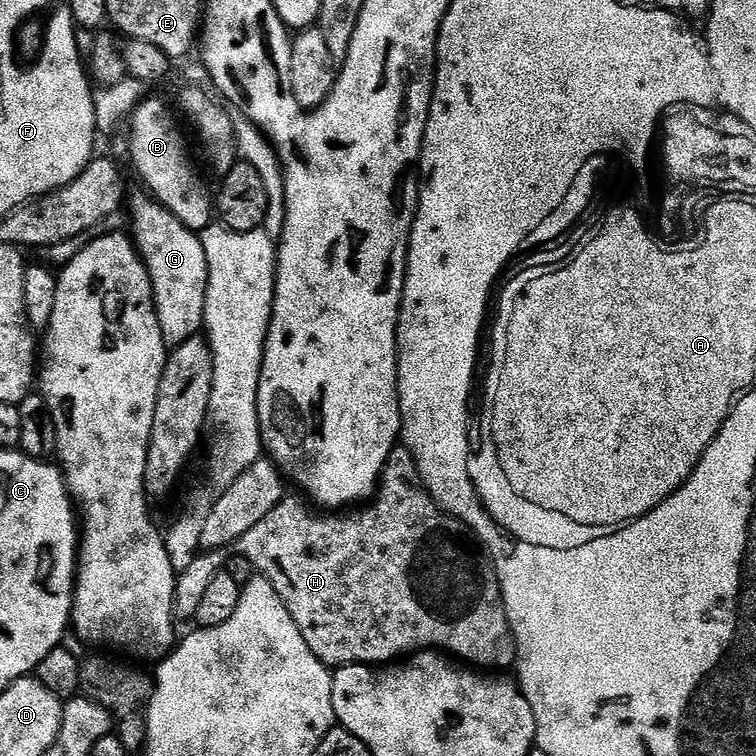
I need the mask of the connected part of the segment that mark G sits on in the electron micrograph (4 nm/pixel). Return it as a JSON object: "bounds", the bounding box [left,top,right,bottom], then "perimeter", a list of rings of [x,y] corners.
{"bounds":[130,195,208,346],"perimeter":[[[143,195],[130,200],[130,235],[150,274],[152,297],[164,343],[175,346],[197,335],[204,326],[208,278],[206,252],[197,233],[178,222],[178,218],[174,218],[174,214],[153,200],[151,195]]]}

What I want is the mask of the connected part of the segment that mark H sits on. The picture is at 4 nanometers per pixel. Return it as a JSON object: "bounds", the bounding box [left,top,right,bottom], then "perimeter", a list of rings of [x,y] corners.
{"bounds":[234,446,516,670],"perimeter":[[[397,446],[393,450],[384,466],[384,472],[380,475],[375,496],[367,506],[361,507],[351,514],[325,514],[313,507],[307,499],[296,496],[285,495],[284,499],[278,502],[278,506],[274,506],[274,510],[270,510],[270,514],[266,514],[266,518],[254,522],[254,526],[250,526],[250,530],[246,530],[246,534],[242,534],[242,538],[236,541],[234,548],[235,551],[240,551],[237,553],[243,559],[252,563],[253,569],[258,570],[259,575],[267,578],[270,586],[274,586],[274,590],[278,590],[278,598],[282,598],[286,610],[290,610],[290,618],[294,618],[294,626],[298,626],[298,630],[302,630],[302,638],[306,638],[306,646],[310,646],[312,653],[323,664],[327,664],[329,669],[342,668],[345,664],[384,666],[389,662],[396,662],[401,658],[408,658],[425,650],[439,650],[465,665],[475,666],[480,670],[504,670],[500,668],[511,669],[515,665],[516,640],[512,637],[512,627],[508,621],[508,615],[504,609],[504,599],[500,593],[500,580],[496,577],[492,561],[487,551],[482,550],[472,541],[474,536],[468,525],[463,524],[455,516],[448,515],[426,491],[408,448]]]}

